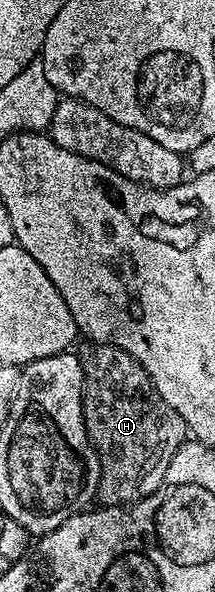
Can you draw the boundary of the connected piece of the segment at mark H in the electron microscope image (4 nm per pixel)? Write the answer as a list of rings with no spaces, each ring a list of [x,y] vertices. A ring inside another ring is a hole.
[[[86,342],[82,351],[76,352],[81,363],[83,379],[81,381],[81,404],[85,414],[85,432],[89,441],[97,451],[101,462],[101,476],[97,485],[96,498],[102,499],[105,507],[121,507],[138,503],[143,497],[155,493],[159,485],[163,485],[163,477],[167,477],[167,469],[171,465],[171,457],[186,442],[187,432],[183,417],[159,397],[159,393],[151,385],[143,365],[131,357],[114,343]]]

